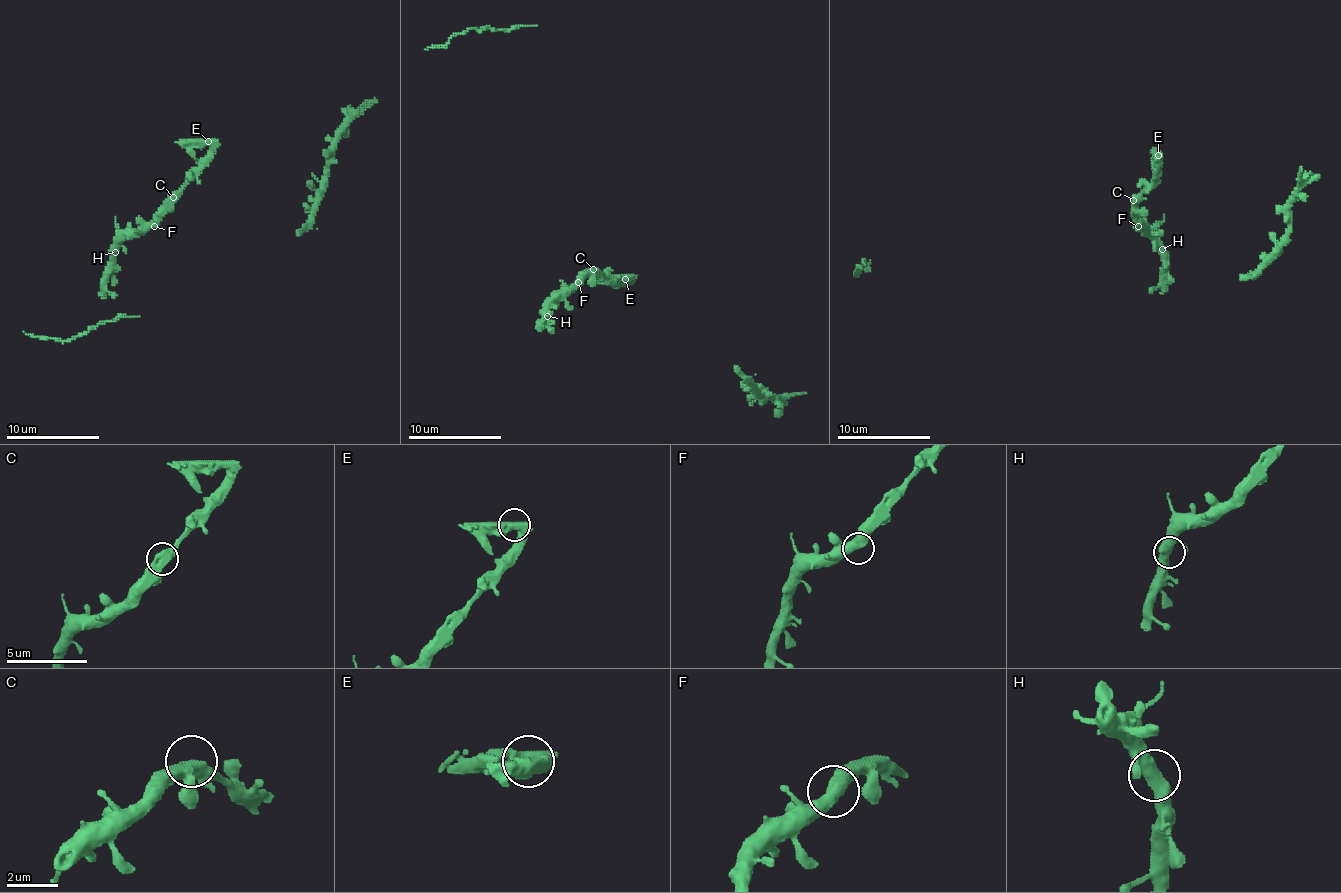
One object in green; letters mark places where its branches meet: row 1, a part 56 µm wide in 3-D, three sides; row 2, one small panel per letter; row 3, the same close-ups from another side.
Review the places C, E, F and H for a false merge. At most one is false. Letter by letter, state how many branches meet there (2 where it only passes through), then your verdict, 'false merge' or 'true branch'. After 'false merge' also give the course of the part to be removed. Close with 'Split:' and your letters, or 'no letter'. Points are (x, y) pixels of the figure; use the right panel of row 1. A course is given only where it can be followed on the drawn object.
C: 2 branches meet; true branch
E: 2 branches meet; false merge
F: 2 branches meet; true branch
H: 2 branches meet; true branch
Split: E

